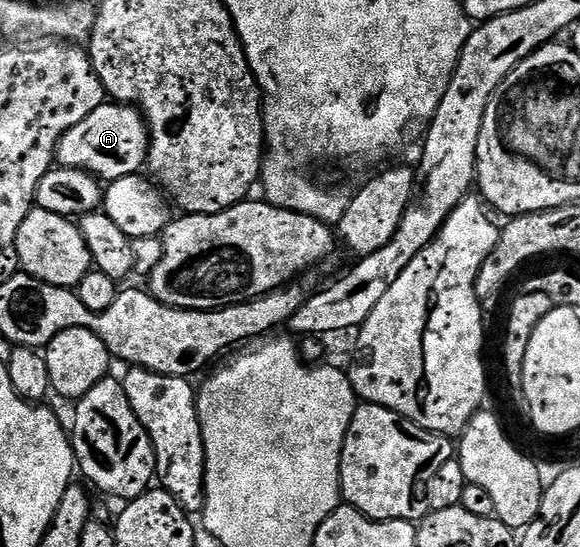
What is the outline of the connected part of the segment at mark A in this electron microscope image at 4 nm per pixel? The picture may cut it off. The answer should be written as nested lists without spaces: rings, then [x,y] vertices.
[[[104,102],[93,110],[93,114],[89,114],[89,118],[77,122],[73,130],[63,135],[57,160],[62,167],[89,172],[92,176],[98,176],[100,181],[110,182],[136,175],[146,165],[150,146],[147,121],[139,109],[130,104]]]

